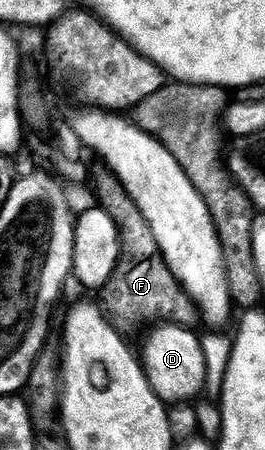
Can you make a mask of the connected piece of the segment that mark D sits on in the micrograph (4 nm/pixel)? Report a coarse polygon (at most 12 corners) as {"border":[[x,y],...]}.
{"border":[[161,327],[141,362],[164,404],[194,400],[207,355],[194,330]]}

